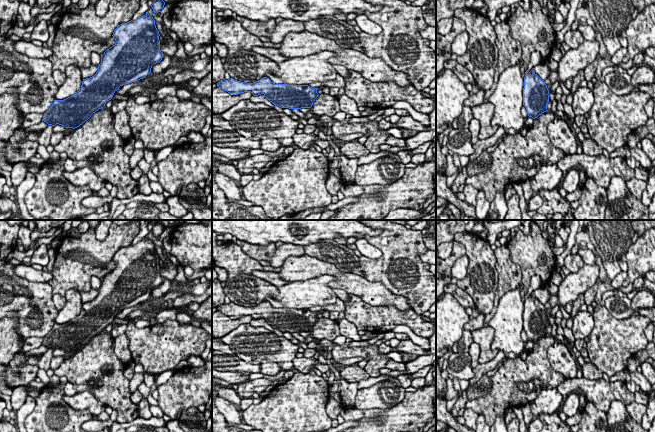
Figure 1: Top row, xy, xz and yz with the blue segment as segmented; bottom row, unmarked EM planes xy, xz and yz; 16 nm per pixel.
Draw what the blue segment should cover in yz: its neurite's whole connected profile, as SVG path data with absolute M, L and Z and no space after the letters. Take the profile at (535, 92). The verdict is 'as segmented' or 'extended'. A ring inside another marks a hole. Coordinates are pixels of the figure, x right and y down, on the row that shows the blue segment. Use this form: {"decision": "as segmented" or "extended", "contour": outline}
{"decision": "as segmented", "contour": "M532 70L524 77L523 105L533 119L547 111L549 90L545 81Z"}

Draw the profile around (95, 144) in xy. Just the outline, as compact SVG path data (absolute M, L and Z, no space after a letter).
M103 107L93 113L82 125L65 135L54 146L54 150L60 154L64 152L67 158L74 161L77 169L89 167L104 181L116 186L118 190L116 198L124 200L138 194L138 180L134 180L130 175L130 156L123 150L127 142L117 134L114 121L111 109Z

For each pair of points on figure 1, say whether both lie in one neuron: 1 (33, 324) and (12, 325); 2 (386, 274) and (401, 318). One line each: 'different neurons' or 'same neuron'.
1: different neurons
2: different neurons

